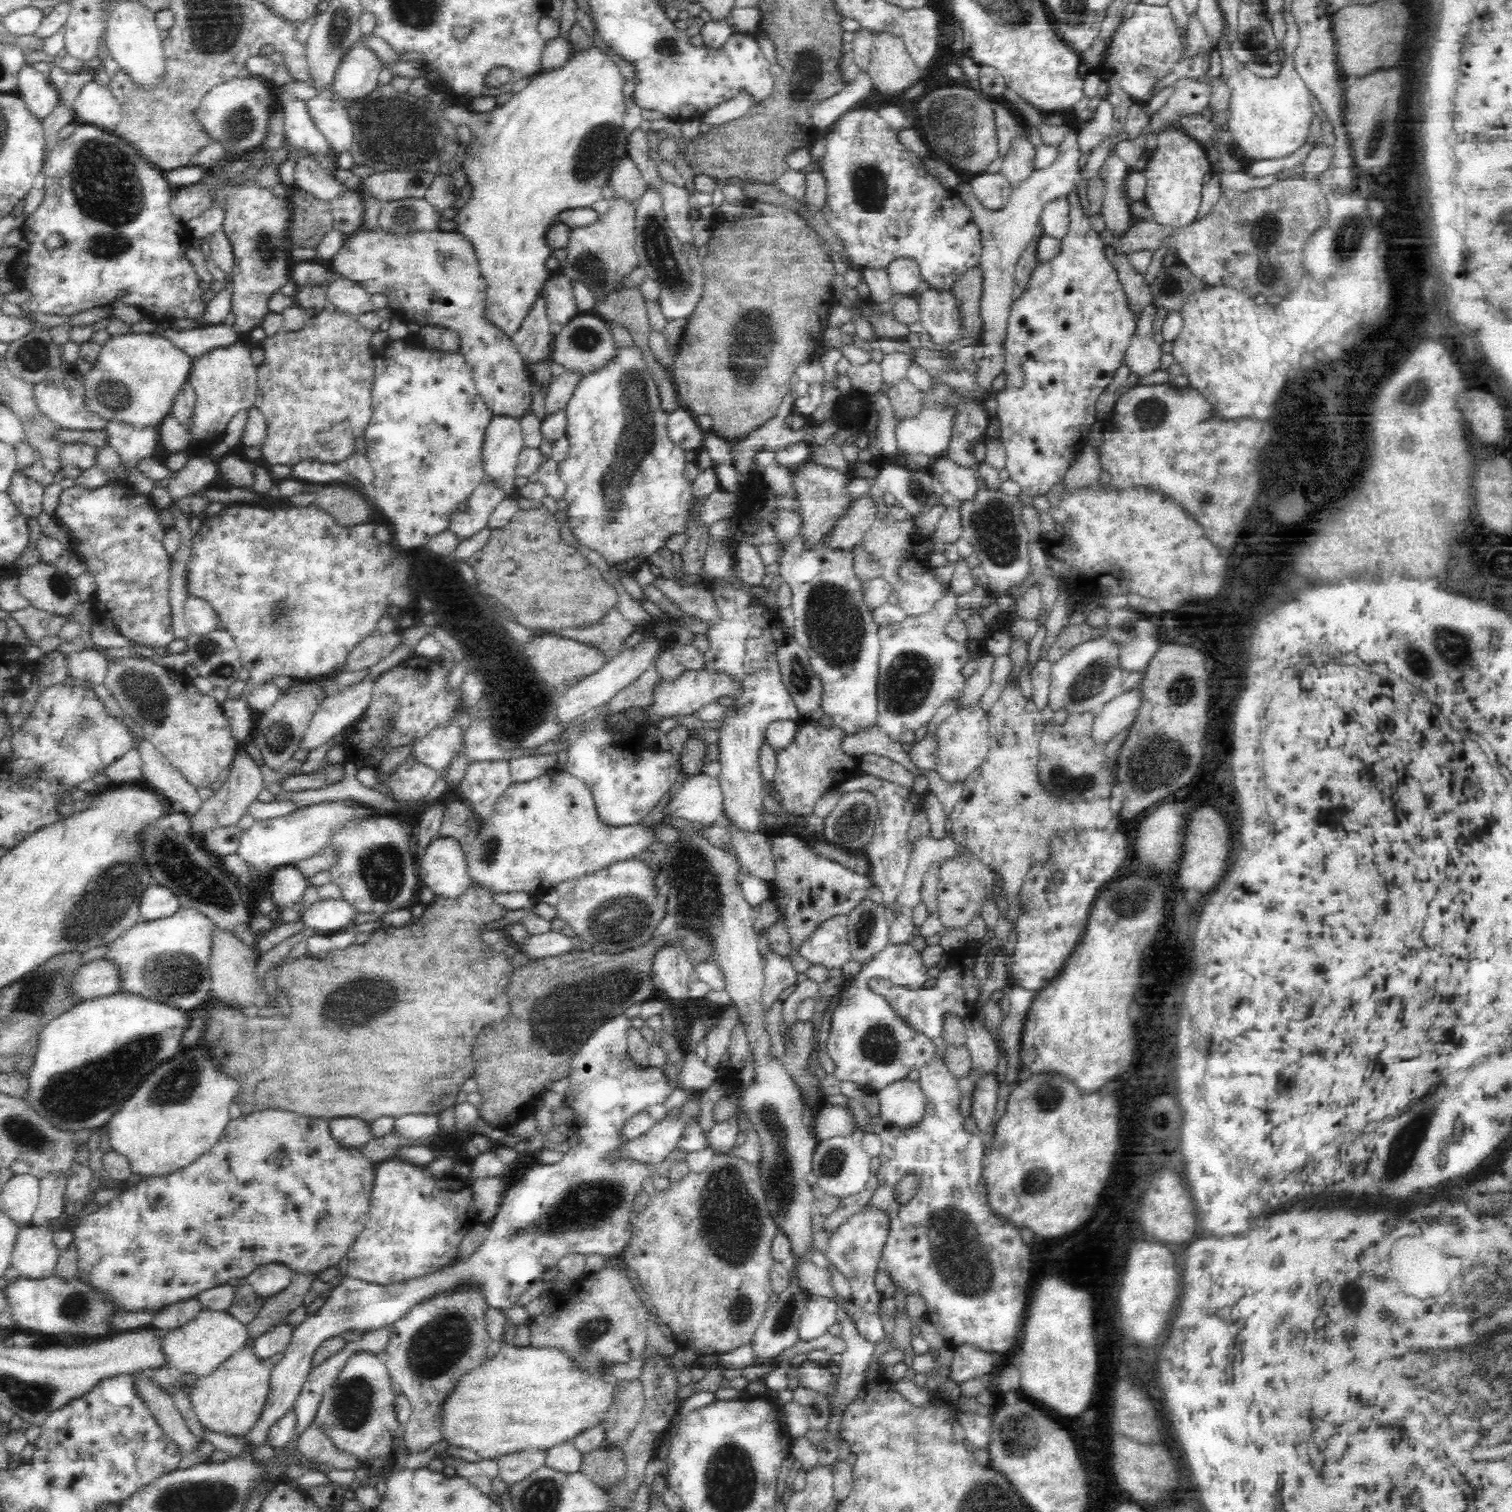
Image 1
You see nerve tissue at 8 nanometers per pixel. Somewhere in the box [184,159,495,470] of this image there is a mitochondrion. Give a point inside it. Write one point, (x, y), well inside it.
(263, 243)

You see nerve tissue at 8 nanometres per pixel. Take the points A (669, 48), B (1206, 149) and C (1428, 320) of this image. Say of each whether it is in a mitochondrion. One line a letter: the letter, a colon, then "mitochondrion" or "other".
A: mitochondrion
B: other
C: other

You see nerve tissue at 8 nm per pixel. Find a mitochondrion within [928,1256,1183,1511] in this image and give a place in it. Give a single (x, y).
(1009, 1430)

